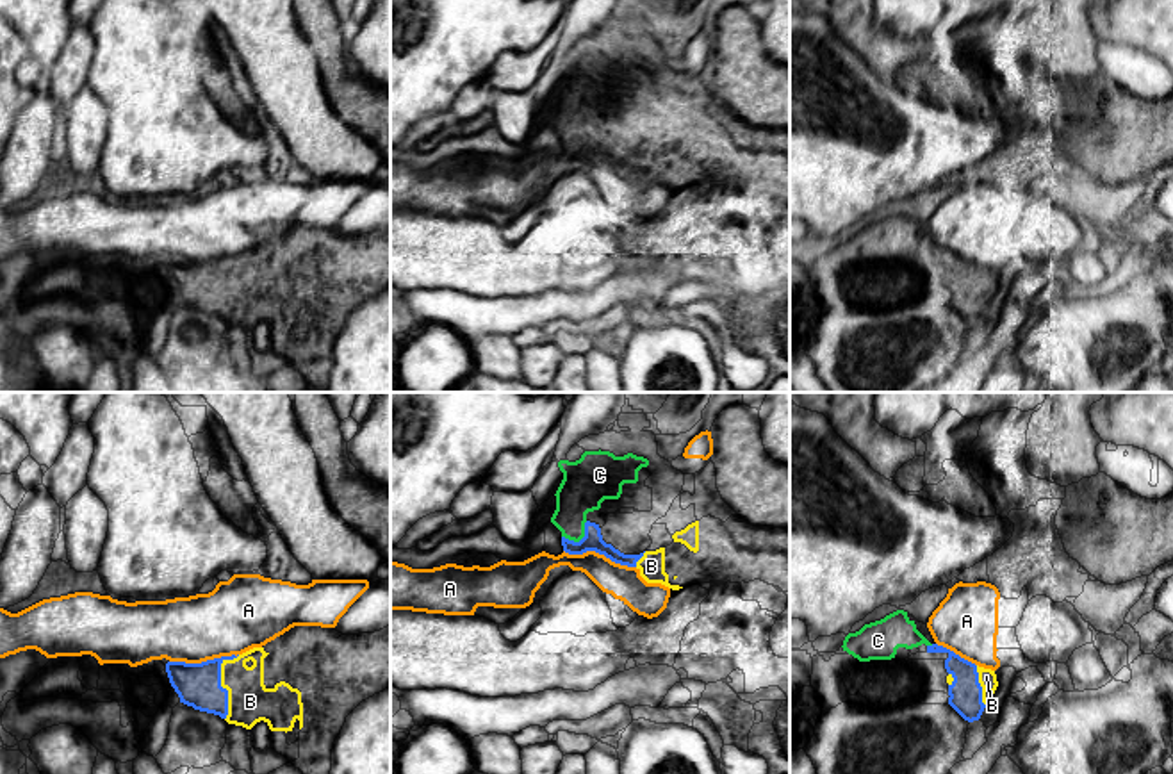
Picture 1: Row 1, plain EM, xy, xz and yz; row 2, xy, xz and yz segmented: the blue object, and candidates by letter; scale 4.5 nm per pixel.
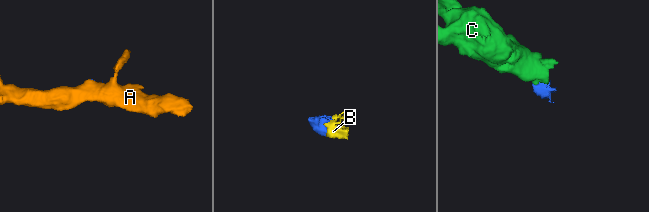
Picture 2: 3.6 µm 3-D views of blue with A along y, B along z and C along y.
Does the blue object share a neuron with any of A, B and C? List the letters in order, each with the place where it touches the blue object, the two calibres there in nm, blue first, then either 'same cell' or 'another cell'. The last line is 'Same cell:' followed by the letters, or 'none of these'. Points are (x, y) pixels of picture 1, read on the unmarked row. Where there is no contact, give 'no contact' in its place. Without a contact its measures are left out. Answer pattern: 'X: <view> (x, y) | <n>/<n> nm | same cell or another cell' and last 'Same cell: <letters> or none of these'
A: xz (599, 154) | 90/150 nm | another cell
B: xy (220, 284) | 200/190 nm | same cell
C: xz (582, 139) | 90/220 nm | same cell
Same cell: B, C

